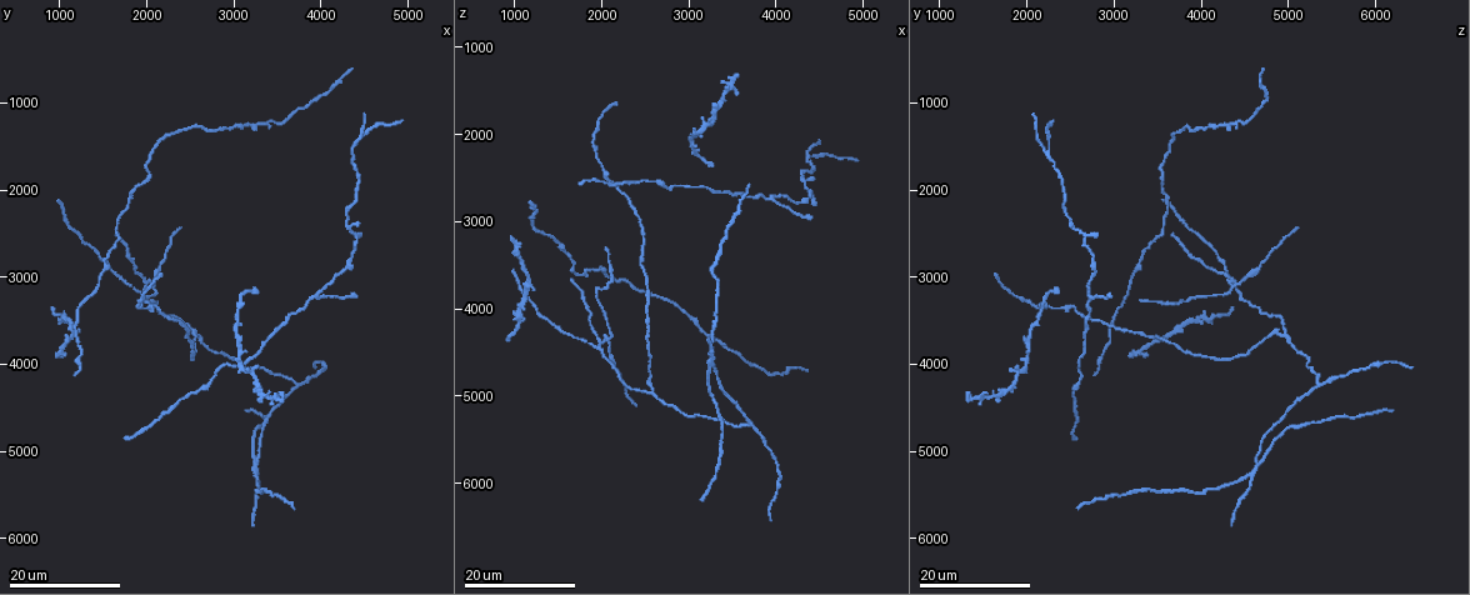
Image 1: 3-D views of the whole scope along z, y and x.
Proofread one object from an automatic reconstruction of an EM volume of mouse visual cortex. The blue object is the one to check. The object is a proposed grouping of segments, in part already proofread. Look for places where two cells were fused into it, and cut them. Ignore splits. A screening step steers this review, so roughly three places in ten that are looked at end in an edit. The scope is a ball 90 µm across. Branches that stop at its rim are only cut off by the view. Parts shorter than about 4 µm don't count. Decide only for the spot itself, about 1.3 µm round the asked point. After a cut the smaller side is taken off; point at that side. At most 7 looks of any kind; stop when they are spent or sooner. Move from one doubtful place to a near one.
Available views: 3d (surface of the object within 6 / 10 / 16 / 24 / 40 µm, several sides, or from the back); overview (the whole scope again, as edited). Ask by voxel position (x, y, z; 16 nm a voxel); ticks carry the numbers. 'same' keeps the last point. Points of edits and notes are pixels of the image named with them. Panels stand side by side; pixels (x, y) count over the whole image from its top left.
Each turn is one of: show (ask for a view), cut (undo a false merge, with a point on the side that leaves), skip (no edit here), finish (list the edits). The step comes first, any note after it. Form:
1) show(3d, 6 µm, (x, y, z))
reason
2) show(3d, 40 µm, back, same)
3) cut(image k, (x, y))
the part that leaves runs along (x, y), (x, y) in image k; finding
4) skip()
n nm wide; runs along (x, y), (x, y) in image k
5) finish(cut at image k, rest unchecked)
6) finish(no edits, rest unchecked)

show(3d, 24 µm, (3950, 3250, 2750))
branch point

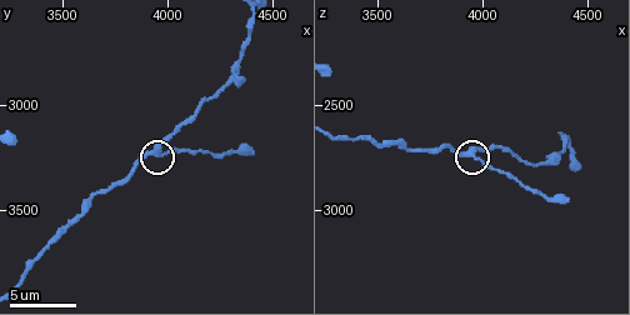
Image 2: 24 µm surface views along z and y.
show(3d, 6 µm, (3960, 3220, 2730))

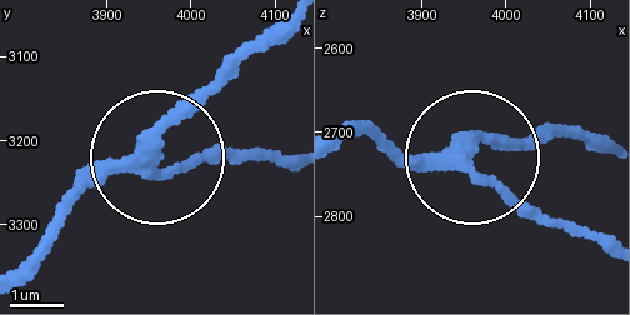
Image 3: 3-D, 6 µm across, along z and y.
skip()
260 nm wide; runs along (26, 261), (106, 176), (250, 158) in image 3; all the same cell

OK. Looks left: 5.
show(3d, 24 µm, (3050, 3350, 2150))
arms part here

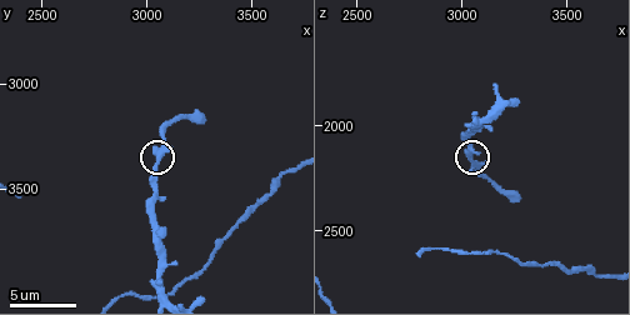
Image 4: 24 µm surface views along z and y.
show(3d, 10 µm, (3070, 3340, 2180))

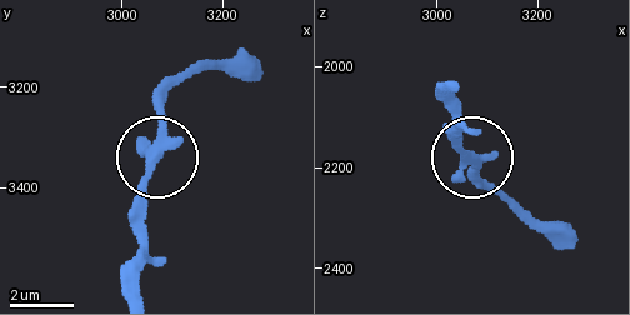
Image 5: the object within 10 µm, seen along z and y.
skip()
260 nm wide; continuous, no second cell

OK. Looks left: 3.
show(3d, 16 µm, (2550, 3650, 4950))
three-way junction

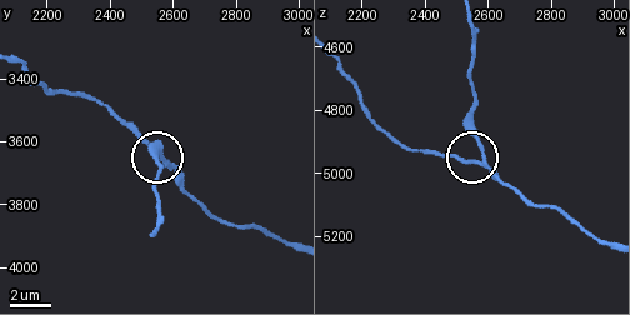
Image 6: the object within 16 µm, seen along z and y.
show(3d, 10 µm, same)

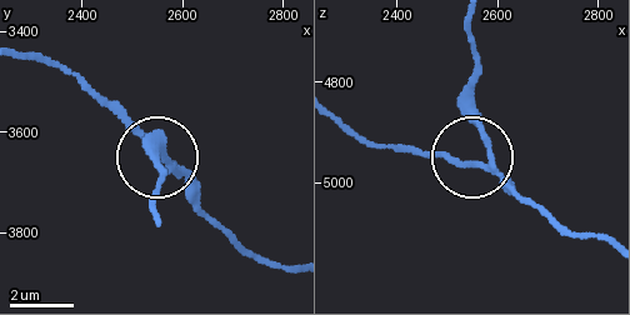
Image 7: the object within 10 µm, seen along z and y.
show(3d, 10 µm, back, same)
other side

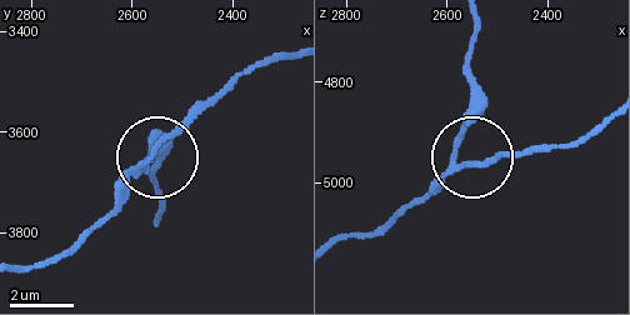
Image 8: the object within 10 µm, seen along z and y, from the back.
cut(image 8, (463, 126))
3 arms; a second cell is stuck on

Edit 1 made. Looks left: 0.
finish(cut at image 8, rest unchecked)

